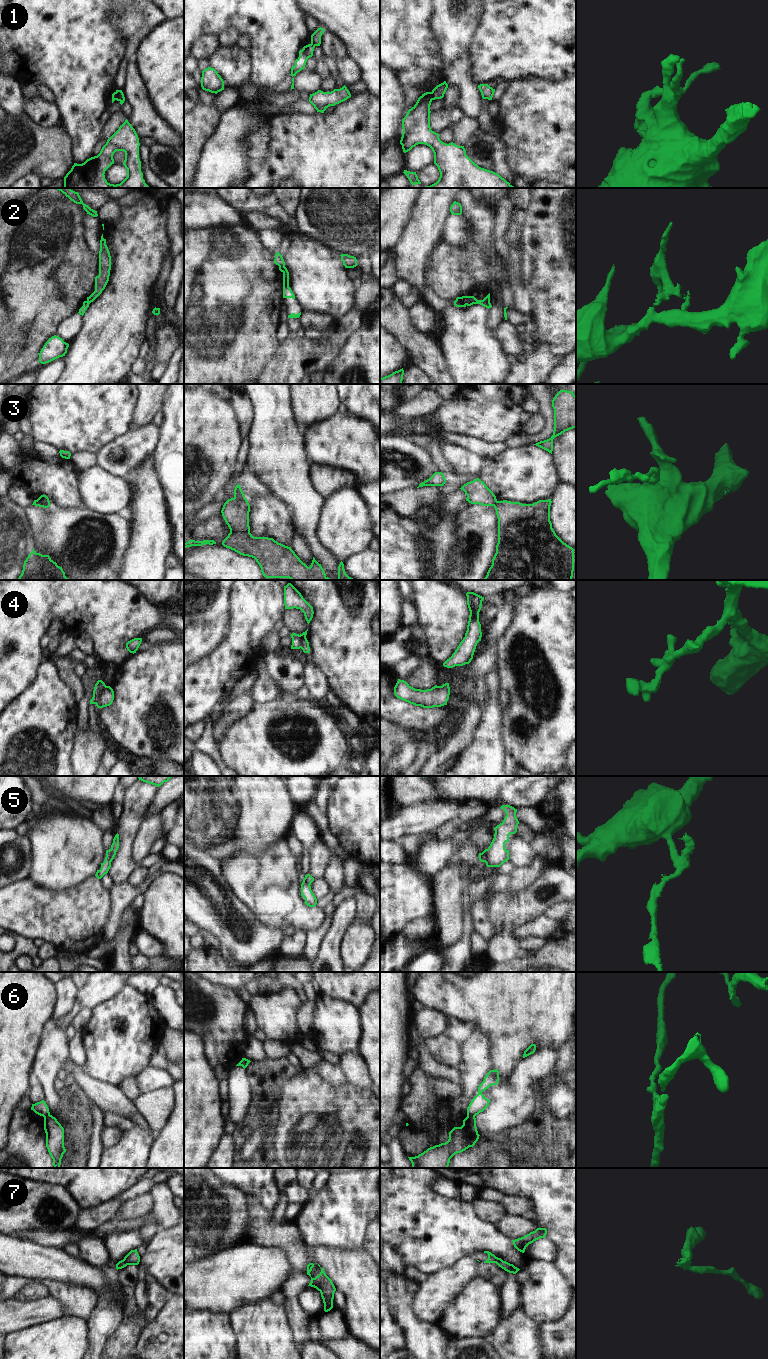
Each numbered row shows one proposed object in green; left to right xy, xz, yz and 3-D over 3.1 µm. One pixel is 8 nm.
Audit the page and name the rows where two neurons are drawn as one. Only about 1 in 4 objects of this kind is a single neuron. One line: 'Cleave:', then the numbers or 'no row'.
Cleave: 1, 2, 3, 4, 5, 6, 7

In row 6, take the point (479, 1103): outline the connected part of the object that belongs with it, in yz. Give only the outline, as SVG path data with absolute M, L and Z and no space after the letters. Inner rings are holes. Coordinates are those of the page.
M497 1069L490 1070L484 1077L483 1082L478 1087L478 1094L472 1099L468 1108L467 1116L476 1116L480 1112L483 1112L490 1103L482 1092L488 1089L492 1085L497 1085L499 1082L499 1071Z

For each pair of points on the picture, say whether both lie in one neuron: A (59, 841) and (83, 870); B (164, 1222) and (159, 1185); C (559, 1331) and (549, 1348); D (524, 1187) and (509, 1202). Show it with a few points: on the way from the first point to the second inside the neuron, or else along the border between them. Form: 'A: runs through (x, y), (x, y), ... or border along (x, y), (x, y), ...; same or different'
A: runs through (65, 848), (66, 853), (76, 863); same
B: runs through (164, 1213), (161, 1194); same
C: runs through (559, 1335), (559, 1338), (553, 1344); same
D: border along (504, 1193), (529, 1197), (535, 1207); different

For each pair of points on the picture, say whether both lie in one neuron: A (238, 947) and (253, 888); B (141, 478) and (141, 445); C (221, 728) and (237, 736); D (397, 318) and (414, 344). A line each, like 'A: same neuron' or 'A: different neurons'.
A: different neurons
B: different neurons
C: different neurons
D: same neuron

